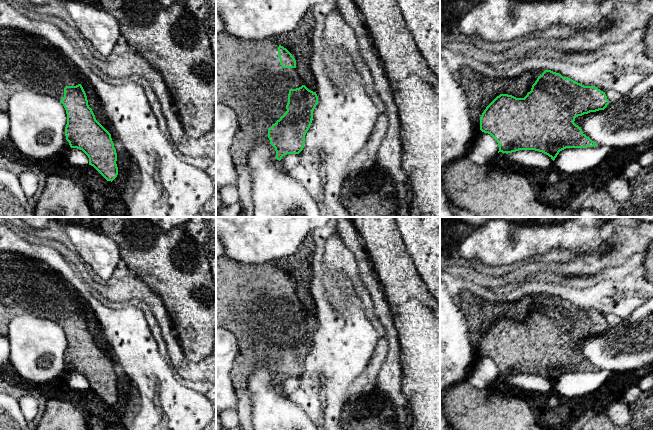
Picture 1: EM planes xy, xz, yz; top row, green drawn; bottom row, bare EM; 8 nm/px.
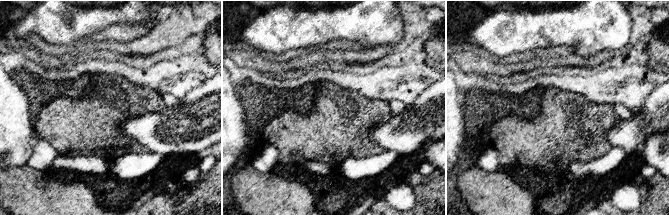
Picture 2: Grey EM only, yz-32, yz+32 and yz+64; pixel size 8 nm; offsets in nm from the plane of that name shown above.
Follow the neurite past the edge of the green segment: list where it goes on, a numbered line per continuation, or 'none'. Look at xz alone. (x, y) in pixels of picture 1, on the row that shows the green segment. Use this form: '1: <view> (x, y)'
1: xz (249, 78)

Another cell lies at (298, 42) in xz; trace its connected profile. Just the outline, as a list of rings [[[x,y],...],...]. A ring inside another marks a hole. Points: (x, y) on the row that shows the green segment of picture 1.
[[[313,7],[307,11],[299,25],[292,31],[278,36],[277,43],[286,48],[296,60],[296,70],[302,84],[315,92],[315,78],[310,63],[313,52],[312,35],[314,30]]]

